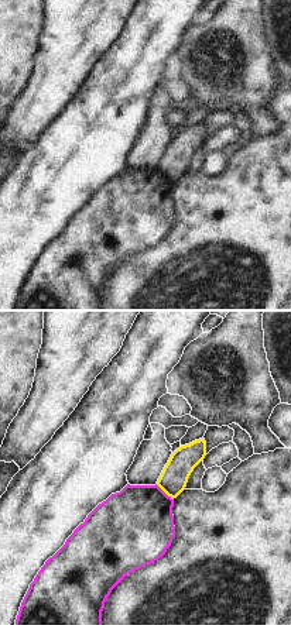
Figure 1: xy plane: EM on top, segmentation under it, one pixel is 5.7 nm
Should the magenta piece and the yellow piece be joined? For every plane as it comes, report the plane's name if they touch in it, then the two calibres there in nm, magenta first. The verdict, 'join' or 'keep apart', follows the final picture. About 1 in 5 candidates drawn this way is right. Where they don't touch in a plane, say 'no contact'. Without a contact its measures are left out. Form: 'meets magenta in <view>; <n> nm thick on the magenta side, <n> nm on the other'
meets magenta in xy; 420 nm thick on the magenta side, 160 nm on the other

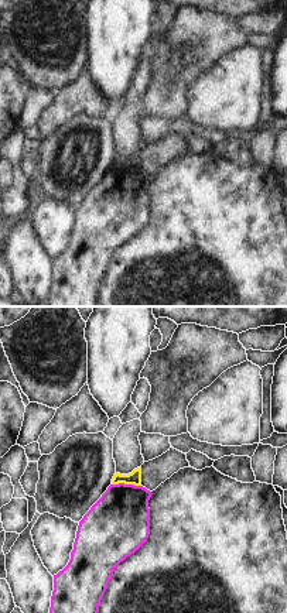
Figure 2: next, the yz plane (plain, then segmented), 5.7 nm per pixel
meets magenta in yz; 360 nm thick on the magenta side, 80 nm on the other

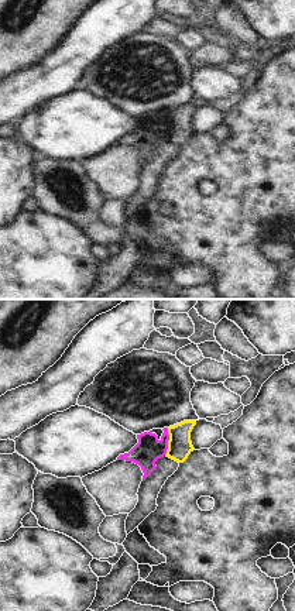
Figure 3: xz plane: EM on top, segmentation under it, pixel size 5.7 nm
meets magenta in xz; 150 nm thick on the magenta side, 140 nm on the other

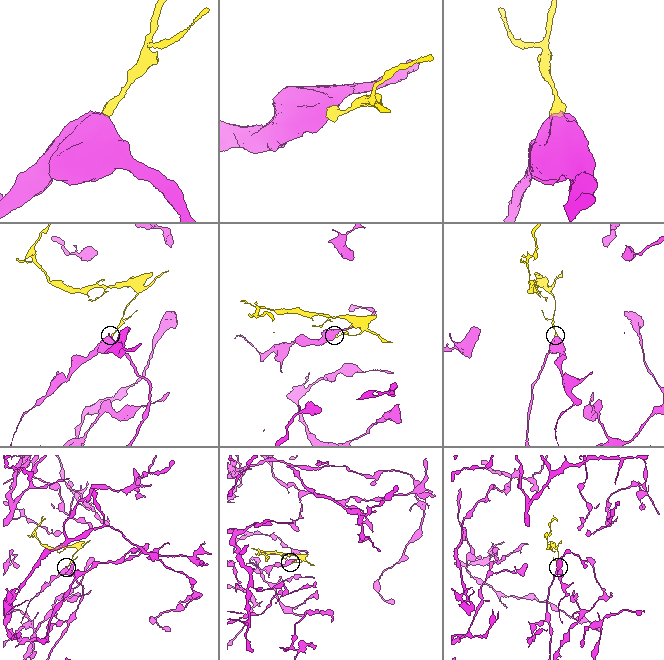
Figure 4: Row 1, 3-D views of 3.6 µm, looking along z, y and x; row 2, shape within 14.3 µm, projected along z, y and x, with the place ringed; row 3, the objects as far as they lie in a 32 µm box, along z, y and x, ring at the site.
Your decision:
keep apart

